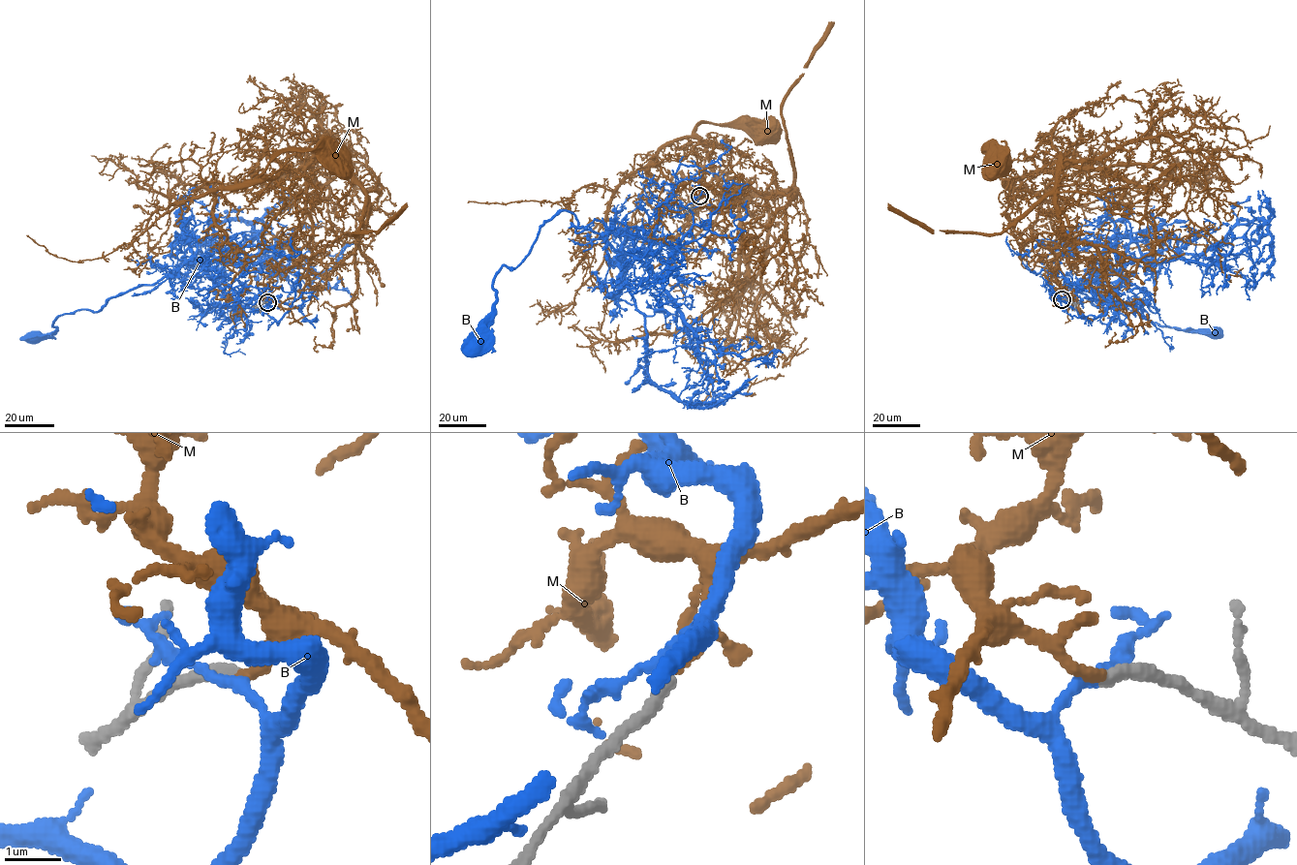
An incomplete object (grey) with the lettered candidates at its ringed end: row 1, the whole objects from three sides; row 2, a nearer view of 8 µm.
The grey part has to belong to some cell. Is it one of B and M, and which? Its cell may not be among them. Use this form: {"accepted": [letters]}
{"accepted": ["M"]}

